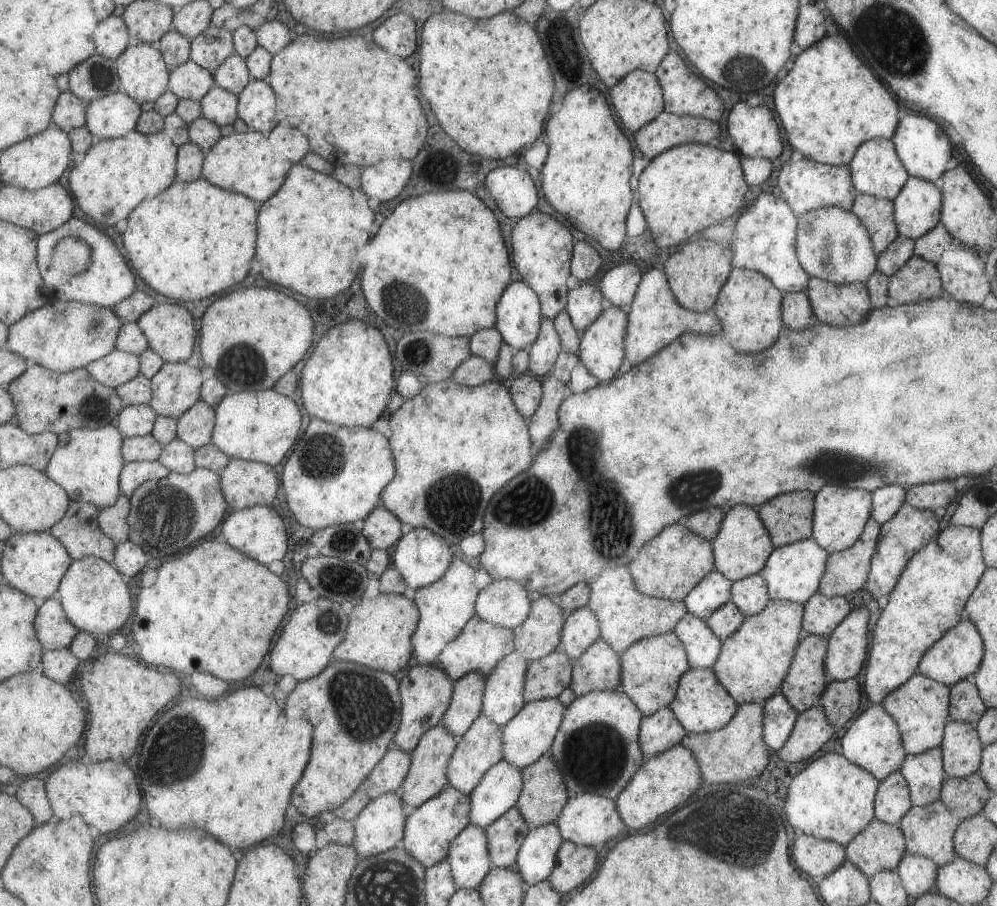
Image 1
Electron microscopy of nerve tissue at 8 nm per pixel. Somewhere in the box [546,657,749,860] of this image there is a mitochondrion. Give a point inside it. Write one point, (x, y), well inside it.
(596, 753)

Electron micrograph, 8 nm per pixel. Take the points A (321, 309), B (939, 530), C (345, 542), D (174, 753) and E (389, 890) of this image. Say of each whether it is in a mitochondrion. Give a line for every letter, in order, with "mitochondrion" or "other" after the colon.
A: other
B: other
C: mitochondrion
D: mitochondrion
E: mitochondrion

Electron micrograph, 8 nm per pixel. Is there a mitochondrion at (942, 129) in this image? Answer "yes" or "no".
no

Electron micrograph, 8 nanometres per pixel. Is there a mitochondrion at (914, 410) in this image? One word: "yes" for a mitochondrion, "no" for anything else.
no

